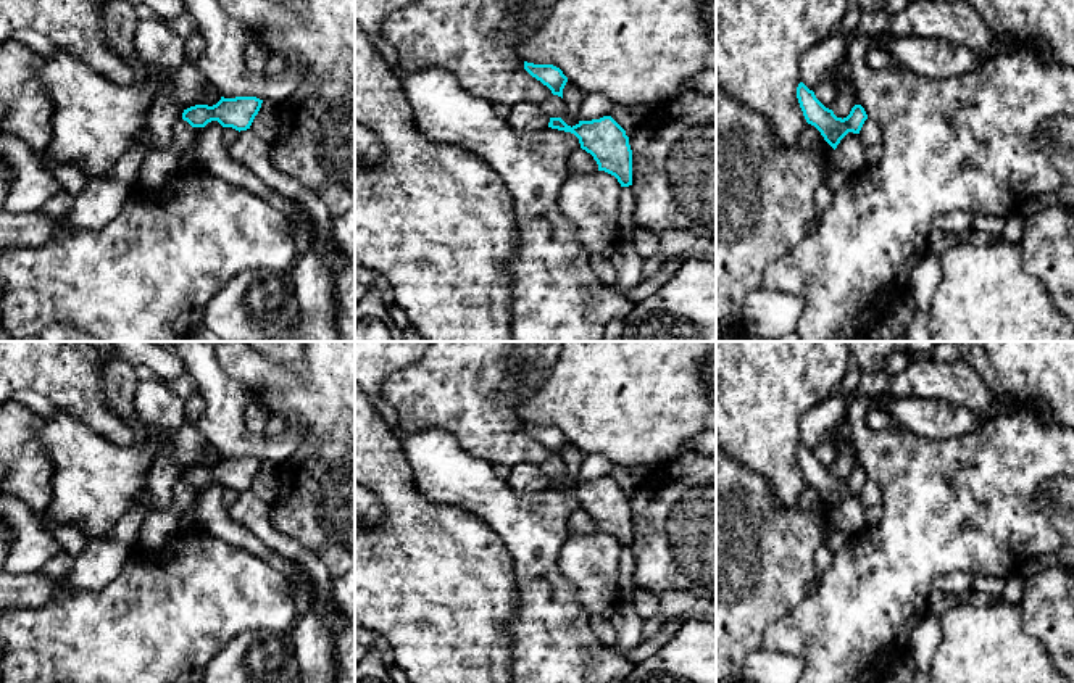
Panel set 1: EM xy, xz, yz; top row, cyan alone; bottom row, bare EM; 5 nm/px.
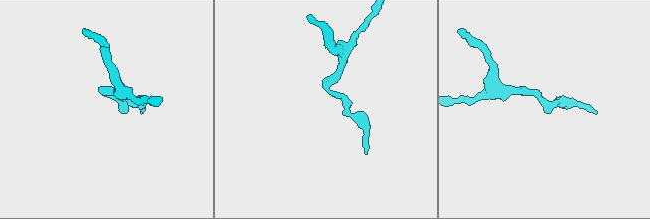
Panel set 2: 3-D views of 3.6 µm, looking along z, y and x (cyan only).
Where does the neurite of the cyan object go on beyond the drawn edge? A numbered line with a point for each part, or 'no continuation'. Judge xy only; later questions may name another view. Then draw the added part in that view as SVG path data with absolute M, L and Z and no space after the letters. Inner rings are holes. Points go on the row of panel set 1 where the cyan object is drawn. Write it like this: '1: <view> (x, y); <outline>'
no continuation

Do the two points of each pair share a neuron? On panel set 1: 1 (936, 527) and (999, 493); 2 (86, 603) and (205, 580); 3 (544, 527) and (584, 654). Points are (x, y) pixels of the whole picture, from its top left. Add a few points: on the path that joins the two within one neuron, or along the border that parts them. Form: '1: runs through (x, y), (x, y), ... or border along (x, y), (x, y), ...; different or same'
1: runs through (952, 511), (974, 493), (982, 493); same
2: runs through (115, 624), (157, 624), (176, 608); same
3: runs through (544, 559), (547, 616), (552, 622); same

